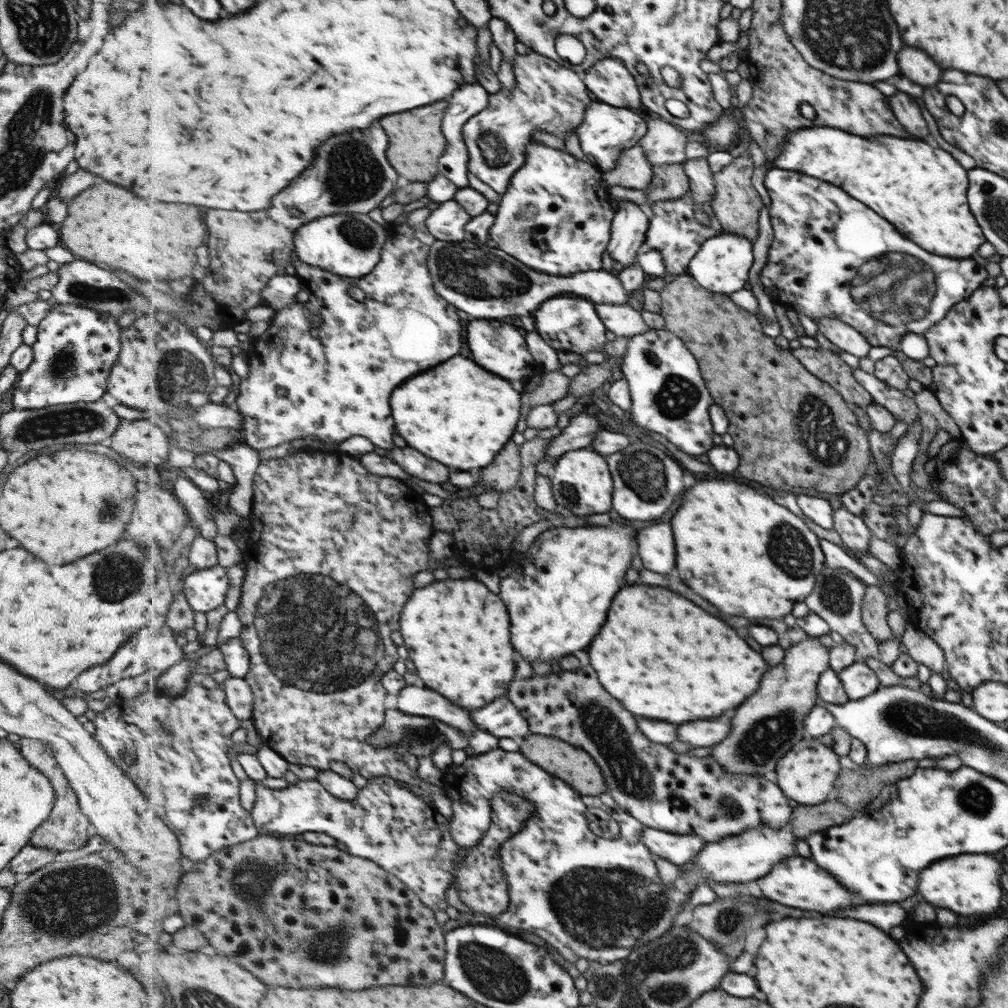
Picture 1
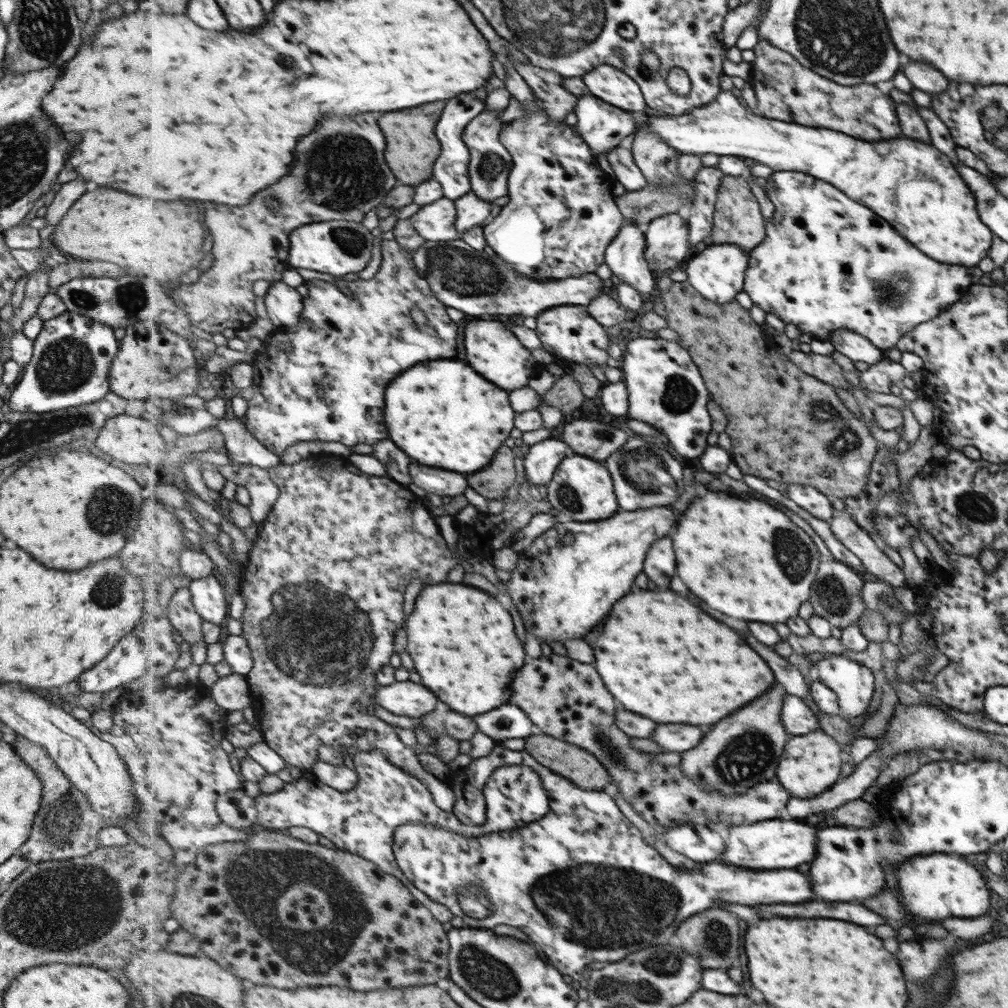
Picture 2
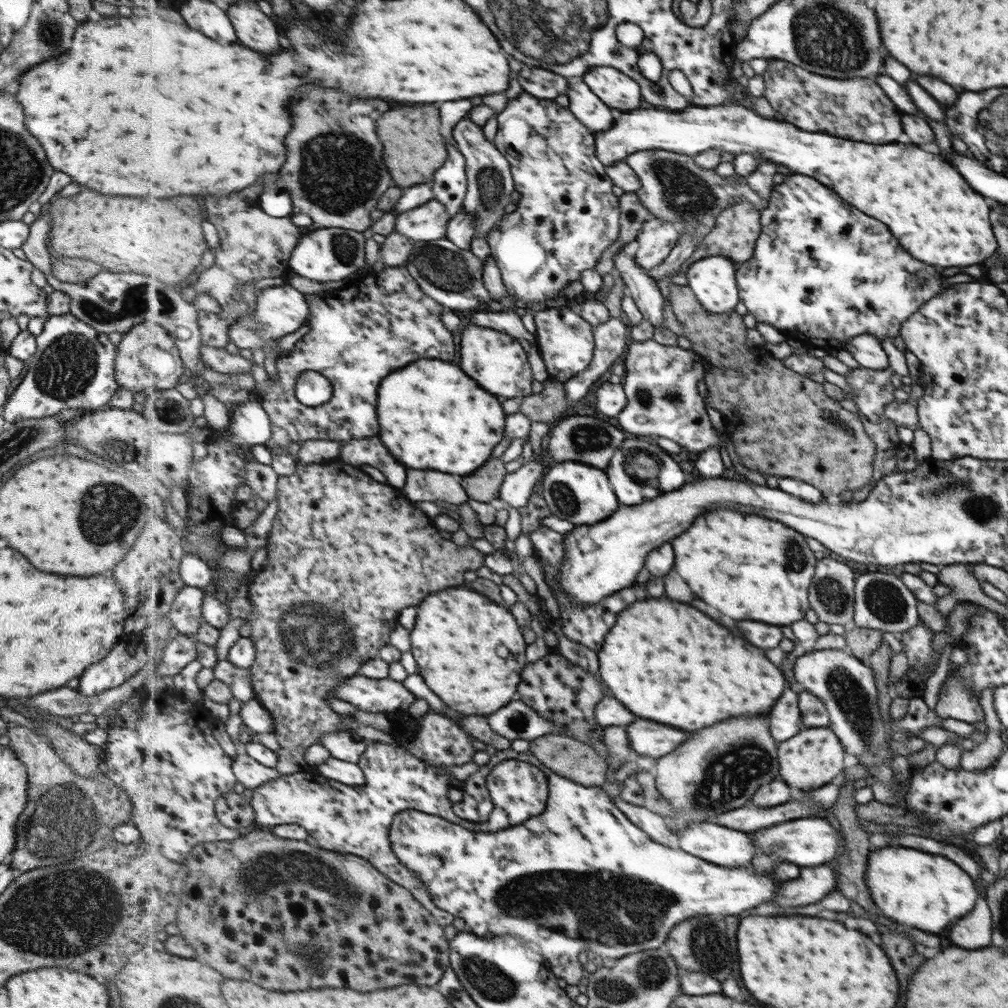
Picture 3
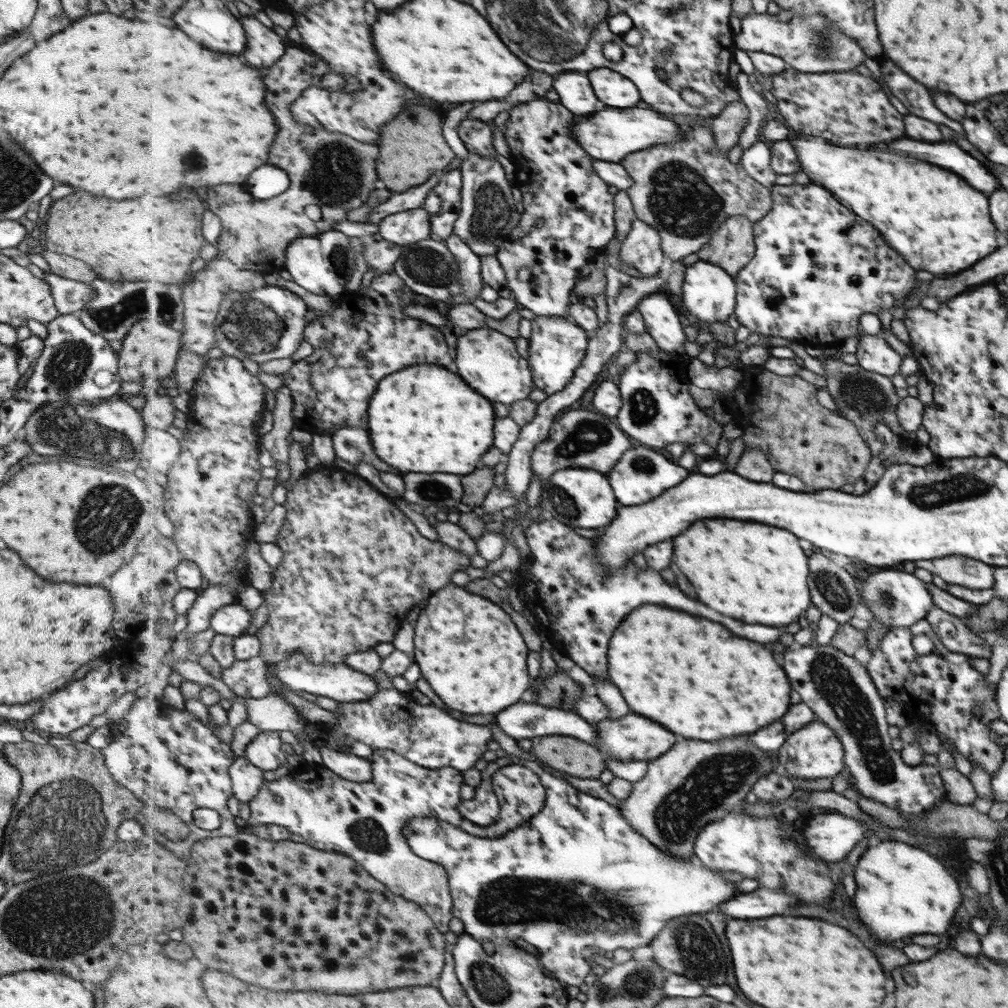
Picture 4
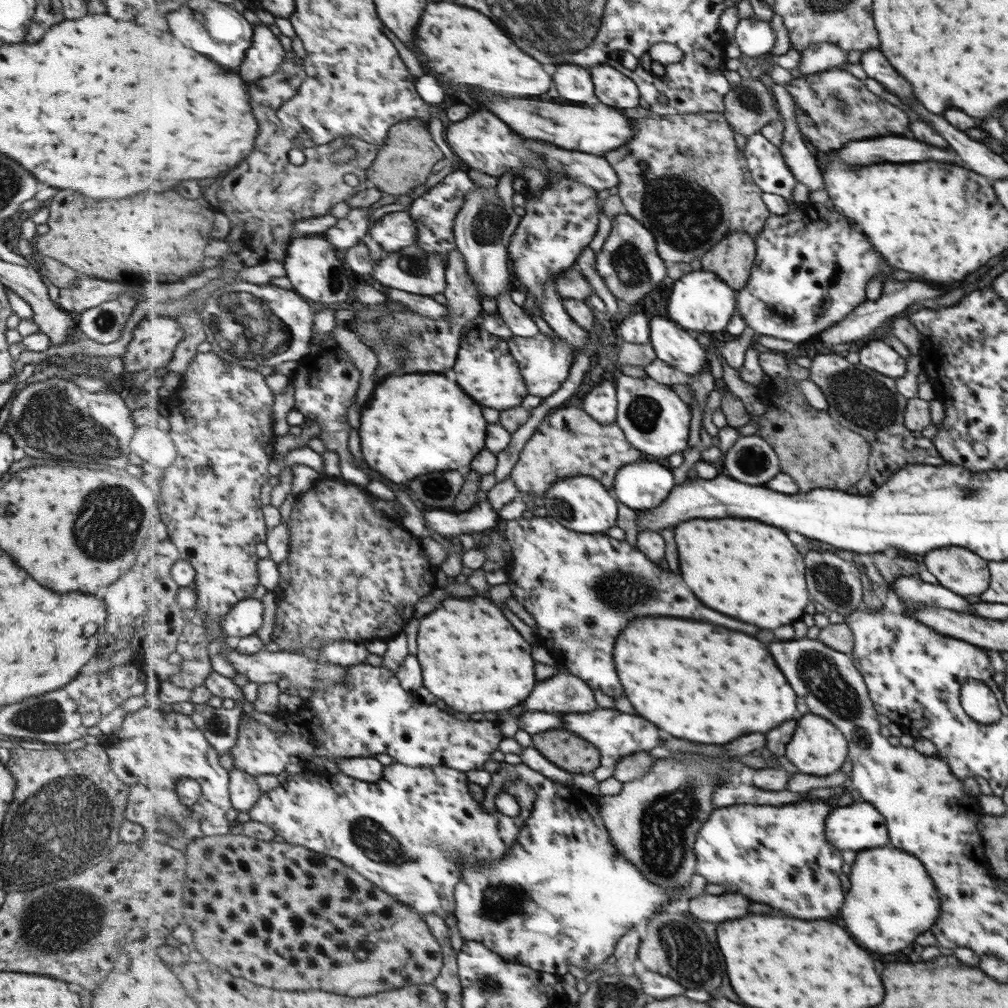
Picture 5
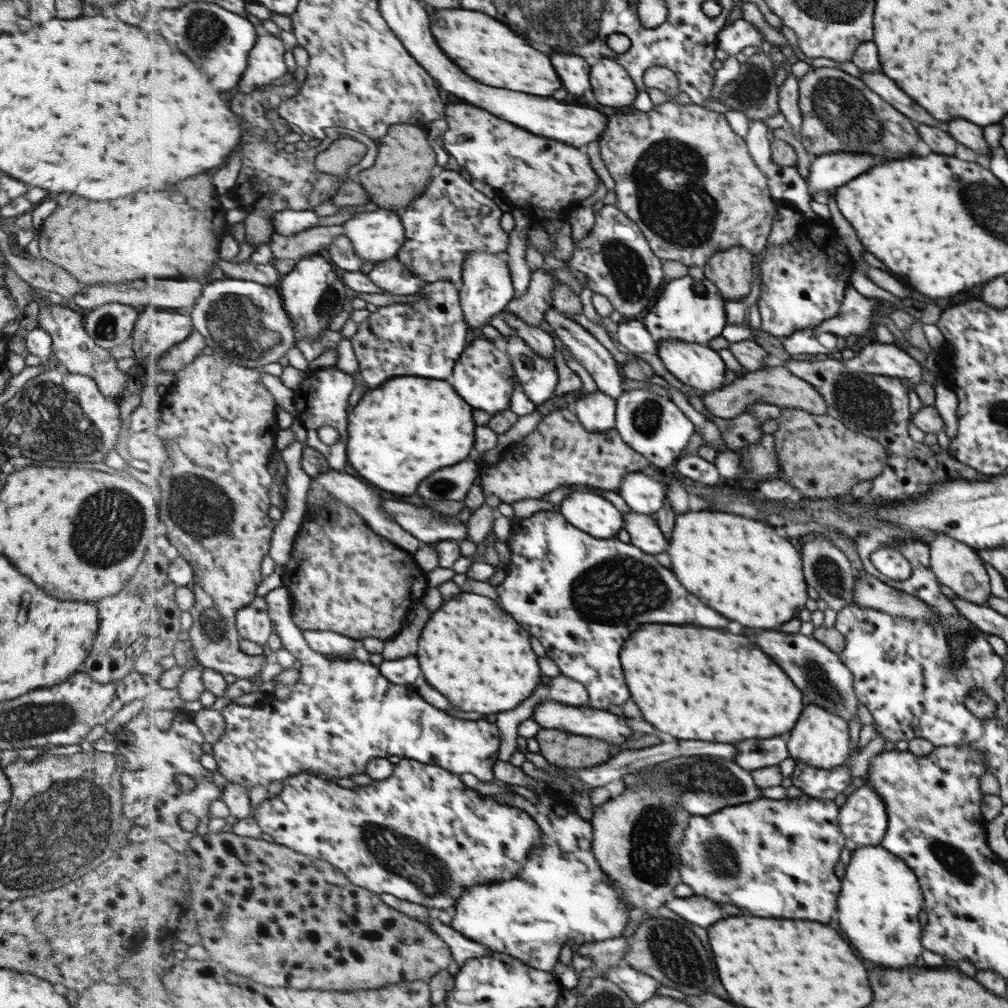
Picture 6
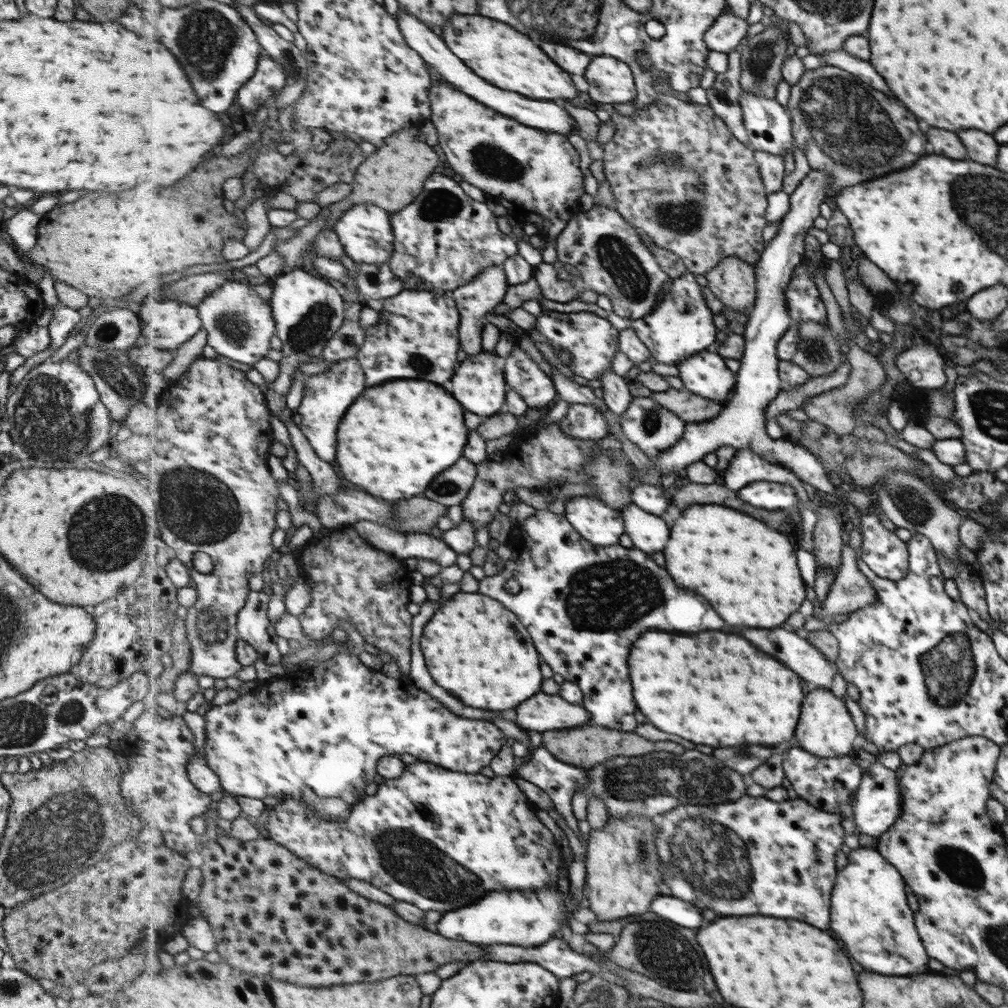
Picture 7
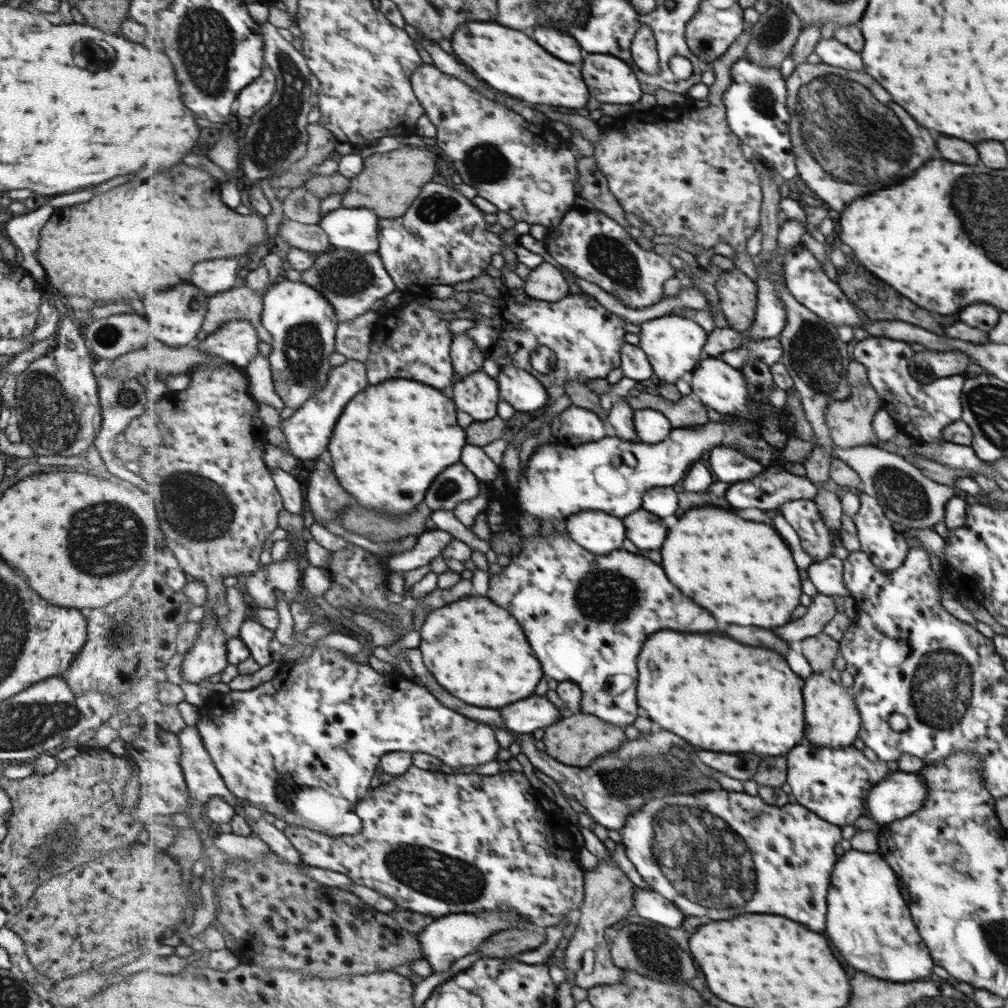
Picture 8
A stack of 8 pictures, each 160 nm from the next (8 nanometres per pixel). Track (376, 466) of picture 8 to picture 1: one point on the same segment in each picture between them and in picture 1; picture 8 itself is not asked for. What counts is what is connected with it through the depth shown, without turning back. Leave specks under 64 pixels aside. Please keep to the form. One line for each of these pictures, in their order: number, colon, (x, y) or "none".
1: (463, 415)
2: (443, 413)
3: (433, 415)
4: (424, 419)
5: (419, 423)
6: (413, 427)
7: (396, 438)

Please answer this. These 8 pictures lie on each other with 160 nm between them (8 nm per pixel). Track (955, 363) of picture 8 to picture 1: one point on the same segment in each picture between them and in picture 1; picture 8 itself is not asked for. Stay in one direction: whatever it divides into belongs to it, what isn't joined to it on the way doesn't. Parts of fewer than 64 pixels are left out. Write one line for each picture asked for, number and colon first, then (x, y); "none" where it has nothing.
1: (836, 331)
2: (855, 347)
3: (866, 350)
4: (874, 355)
5: (874, 354)
6: (880, 359)
7: (922, 366)

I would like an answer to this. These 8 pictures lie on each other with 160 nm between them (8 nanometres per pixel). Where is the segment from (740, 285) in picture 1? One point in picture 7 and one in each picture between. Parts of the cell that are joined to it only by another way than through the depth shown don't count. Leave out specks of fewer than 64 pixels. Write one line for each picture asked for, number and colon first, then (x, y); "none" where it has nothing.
2: (718, 271)
3: (714, 279)
4: (710, 293)
5: (701, 302)
6: (694, 311)
7: (683, 325)

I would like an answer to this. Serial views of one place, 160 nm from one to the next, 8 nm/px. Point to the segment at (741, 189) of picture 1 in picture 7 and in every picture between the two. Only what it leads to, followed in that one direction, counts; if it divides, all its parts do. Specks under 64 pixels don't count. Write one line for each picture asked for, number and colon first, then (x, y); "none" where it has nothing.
2: (738, 219)
3: (739, 226)
4: (733, 246)
5: (733, 259)
6: (732, 271)
7: (734, 281)

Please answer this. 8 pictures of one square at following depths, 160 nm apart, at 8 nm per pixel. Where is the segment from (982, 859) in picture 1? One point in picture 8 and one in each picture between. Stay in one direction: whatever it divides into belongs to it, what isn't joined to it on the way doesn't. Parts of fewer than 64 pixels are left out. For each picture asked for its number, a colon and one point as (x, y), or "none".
2: (933, 886)
3: (932, 891)
4: (901, 890)
5: (892, 898)
6: (881, 896)
7: (869, 913)
8: (868, 923)

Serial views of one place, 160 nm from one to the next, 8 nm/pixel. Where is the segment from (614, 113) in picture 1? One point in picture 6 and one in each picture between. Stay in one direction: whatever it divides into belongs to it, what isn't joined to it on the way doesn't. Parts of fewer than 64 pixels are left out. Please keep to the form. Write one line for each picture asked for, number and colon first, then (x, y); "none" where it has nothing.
2: (604, 126)
3: (590, 109)
4: (575, 91)
5: (574, 83)
6: (575, 70)

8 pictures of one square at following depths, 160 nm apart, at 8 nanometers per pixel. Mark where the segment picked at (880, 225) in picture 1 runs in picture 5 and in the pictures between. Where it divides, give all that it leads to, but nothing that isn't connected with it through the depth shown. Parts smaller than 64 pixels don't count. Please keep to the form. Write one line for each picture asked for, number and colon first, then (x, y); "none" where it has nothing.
2: (828, 264)
3: (821, 267)
4: (818, 267)
5: (810, 272)

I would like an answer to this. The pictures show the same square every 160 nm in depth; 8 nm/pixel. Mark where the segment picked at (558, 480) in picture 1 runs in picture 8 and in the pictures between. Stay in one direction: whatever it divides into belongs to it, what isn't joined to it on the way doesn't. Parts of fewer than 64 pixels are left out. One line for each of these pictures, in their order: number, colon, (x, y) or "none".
2: (582, 490)
3: (577, 492)
4: (580, 496)
5: (582, 503)
6: (594, 514)
7: (601, 524)
8: (597, 531)

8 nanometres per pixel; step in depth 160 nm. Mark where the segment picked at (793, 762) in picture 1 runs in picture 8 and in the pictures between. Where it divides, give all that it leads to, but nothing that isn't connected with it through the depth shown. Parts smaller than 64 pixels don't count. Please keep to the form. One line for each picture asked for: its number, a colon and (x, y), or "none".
2: (810, 763)
3: (814, 757)
4: (813, 752)
5: (818, 747)
6: (821, 739)
7: (826, 730)
8: (833, 720)

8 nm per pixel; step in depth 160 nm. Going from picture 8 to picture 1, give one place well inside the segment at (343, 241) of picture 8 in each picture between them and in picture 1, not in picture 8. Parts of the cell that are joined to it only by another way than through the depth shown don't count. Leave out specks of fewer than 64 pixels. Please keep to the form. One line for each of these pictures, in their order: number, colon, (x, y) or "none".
1: (448, 222)
2: (436, 222)
3: (429, 222)
4: (412, 226)
5: (395, 231)
6: (378, 236)
7: (367, 232)

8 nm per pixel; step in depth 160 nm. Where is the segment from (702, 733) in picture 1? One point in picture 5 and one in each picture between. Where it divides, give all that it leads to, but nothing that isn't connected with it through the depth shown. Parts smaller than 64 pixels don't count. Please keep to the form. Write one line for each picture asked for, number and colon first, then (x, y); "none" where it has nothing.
2: (680, 738)
3: (647, 738)
4: (633, 738)
5: (617, 735)

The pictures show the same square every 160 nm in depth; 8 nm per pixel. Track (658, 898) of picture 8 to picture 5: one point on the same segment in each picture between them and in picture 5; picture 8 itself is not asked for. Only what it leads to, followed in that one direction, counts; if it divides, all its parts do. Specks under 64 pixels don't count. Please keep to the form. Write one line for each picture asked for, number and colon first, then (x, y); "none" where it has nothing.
5: (709, 908)
6: (696, 909)
7: (678, 911)

